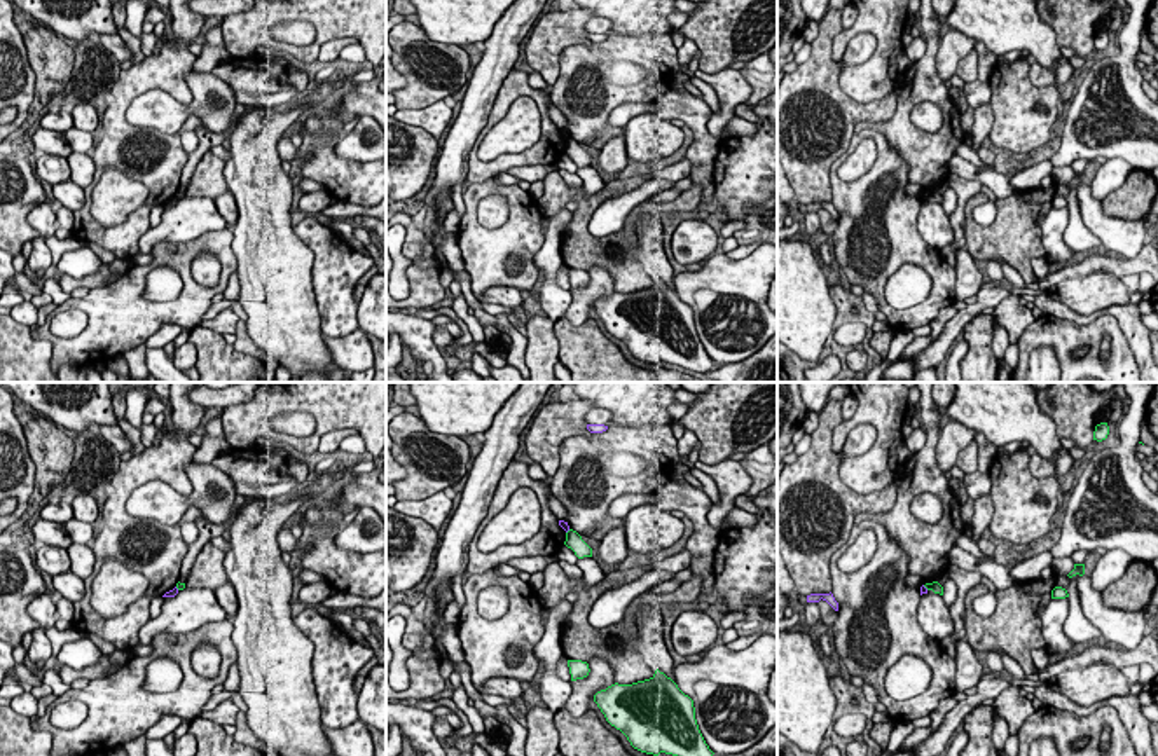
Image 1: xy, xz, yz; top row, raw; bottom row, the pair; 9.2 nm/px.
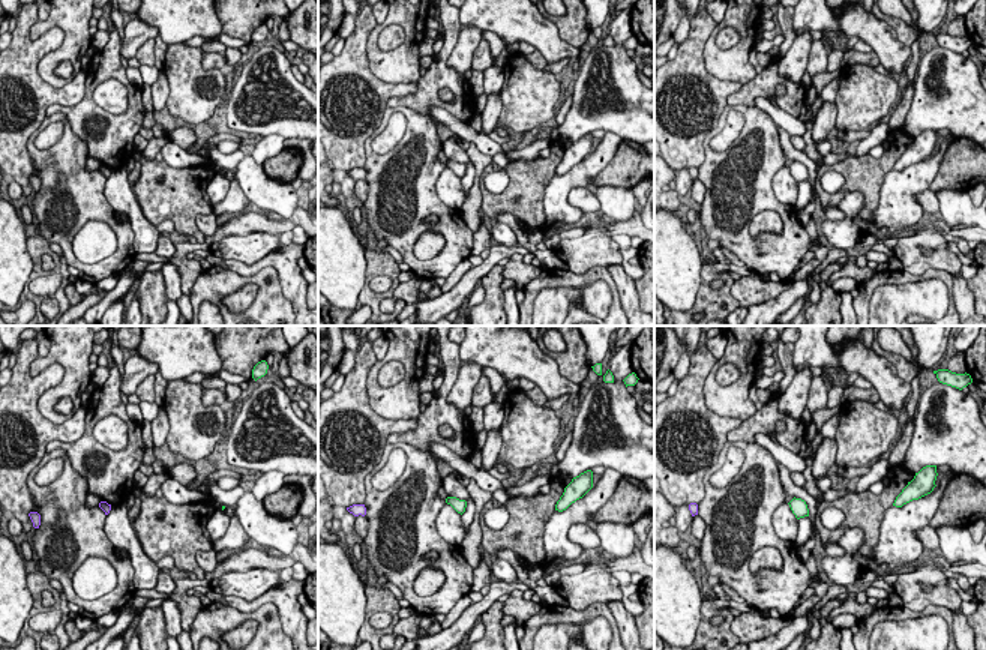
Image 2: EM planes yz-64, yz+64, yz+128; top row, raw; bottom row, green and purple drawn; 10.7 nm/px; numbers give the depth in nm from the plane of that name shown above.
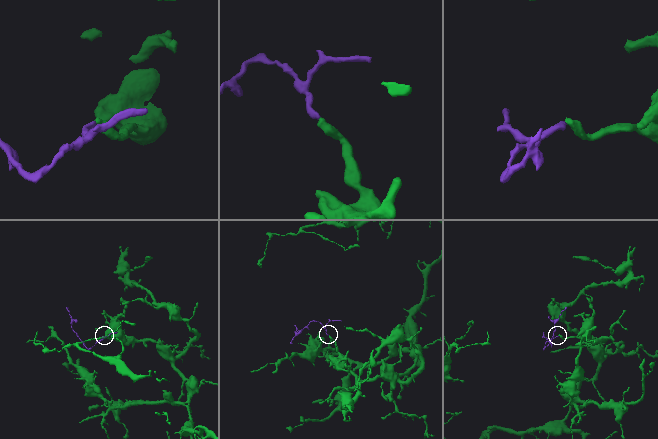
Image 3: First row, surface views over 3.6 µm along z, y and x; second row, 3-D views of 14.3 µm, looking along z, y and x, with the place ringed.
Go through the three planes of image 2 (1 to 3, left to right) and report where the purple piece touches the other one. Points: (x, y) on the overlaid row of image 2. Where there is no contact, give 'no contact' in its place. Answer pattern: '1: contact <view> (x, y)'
1: no contact
2: no contact
3: no contact

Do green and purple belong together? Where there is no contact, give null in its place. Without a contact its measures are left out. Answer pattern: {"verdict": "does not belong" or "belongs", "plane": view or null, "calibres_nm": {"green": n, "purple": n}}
{"verdict": "does not belong", "plane": "yz", "calibres_nm": {"green": 90, "purple": 60}}

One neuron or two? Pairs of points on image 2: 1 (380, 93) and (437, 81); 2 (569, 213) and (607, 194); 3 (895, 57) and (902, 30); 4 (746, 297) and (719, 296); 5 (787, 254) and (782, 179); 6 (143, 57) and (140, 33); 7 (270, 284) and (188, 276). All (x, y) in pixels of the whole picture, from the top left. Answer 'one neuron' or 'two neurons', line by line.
1: two neurons
2: two neurons
3: two neurons
4: two neurons
5: two neurons
6: two neurons
7: two neurons

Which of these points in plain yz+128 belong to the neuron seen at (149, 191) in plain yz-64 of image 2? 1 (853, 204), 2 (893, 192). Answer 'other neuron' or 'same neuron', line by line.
1: other neuron
2: other neuron

